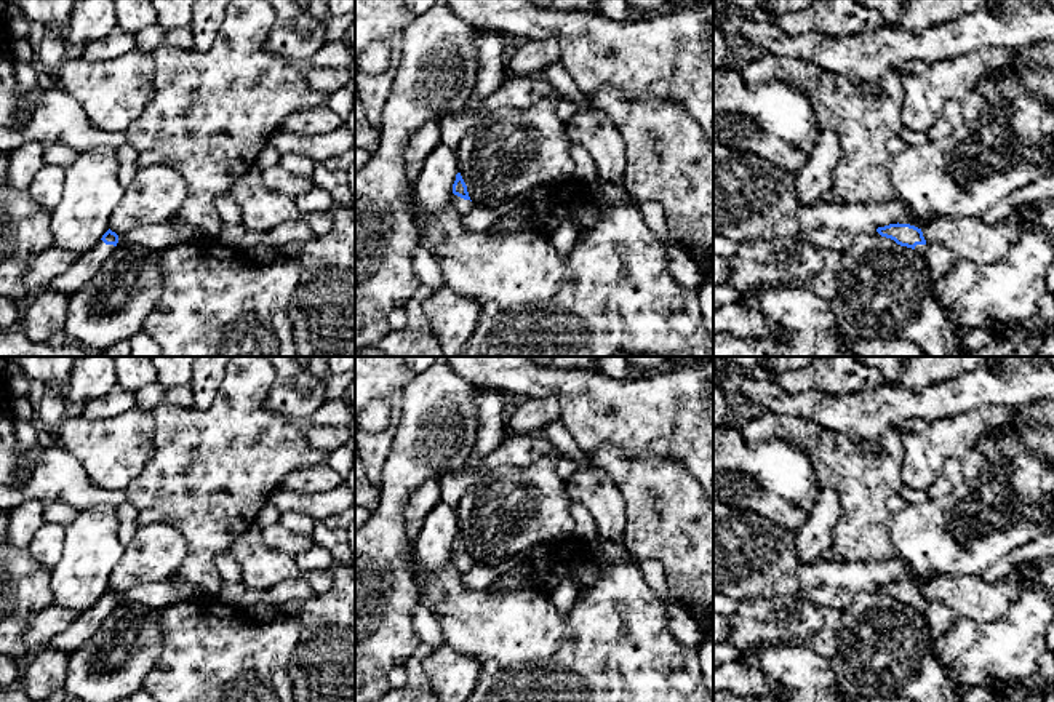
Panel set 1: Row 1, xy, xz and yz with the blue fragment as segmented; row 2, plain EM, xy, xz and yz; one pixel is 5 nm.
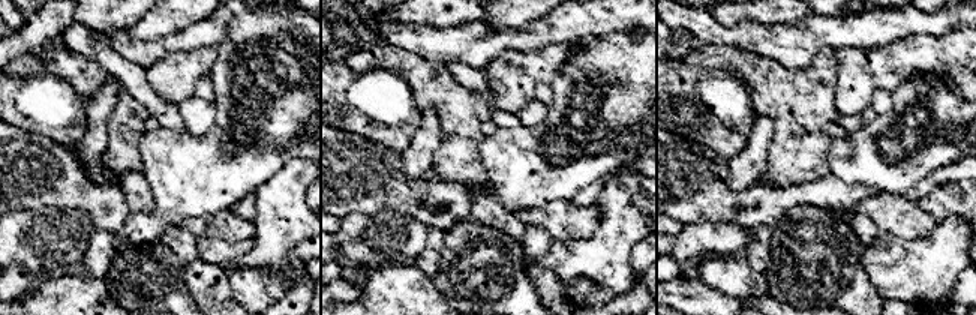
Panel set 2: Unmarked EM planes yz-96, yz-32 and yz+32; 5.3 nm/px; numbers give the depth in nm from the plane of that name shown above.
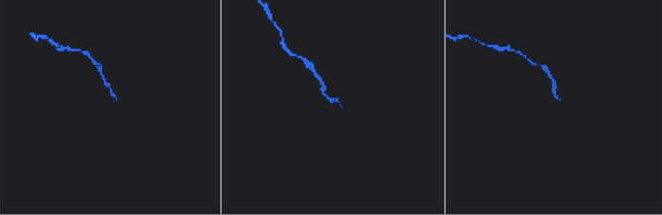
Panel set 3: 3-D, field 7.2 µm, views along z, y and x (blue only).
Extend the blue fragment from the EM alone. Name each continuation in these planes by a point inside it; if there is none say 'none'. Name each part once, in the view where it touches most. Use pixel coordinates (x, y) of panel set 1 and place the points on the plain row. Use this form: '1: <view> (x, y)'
1: xz (458, 562)

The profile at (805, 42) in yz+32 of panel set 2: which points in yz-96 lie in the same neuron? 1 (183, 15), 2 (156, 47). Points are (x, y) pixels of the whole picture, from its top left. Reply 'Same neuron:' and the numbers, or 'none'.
Same neuron: 2

